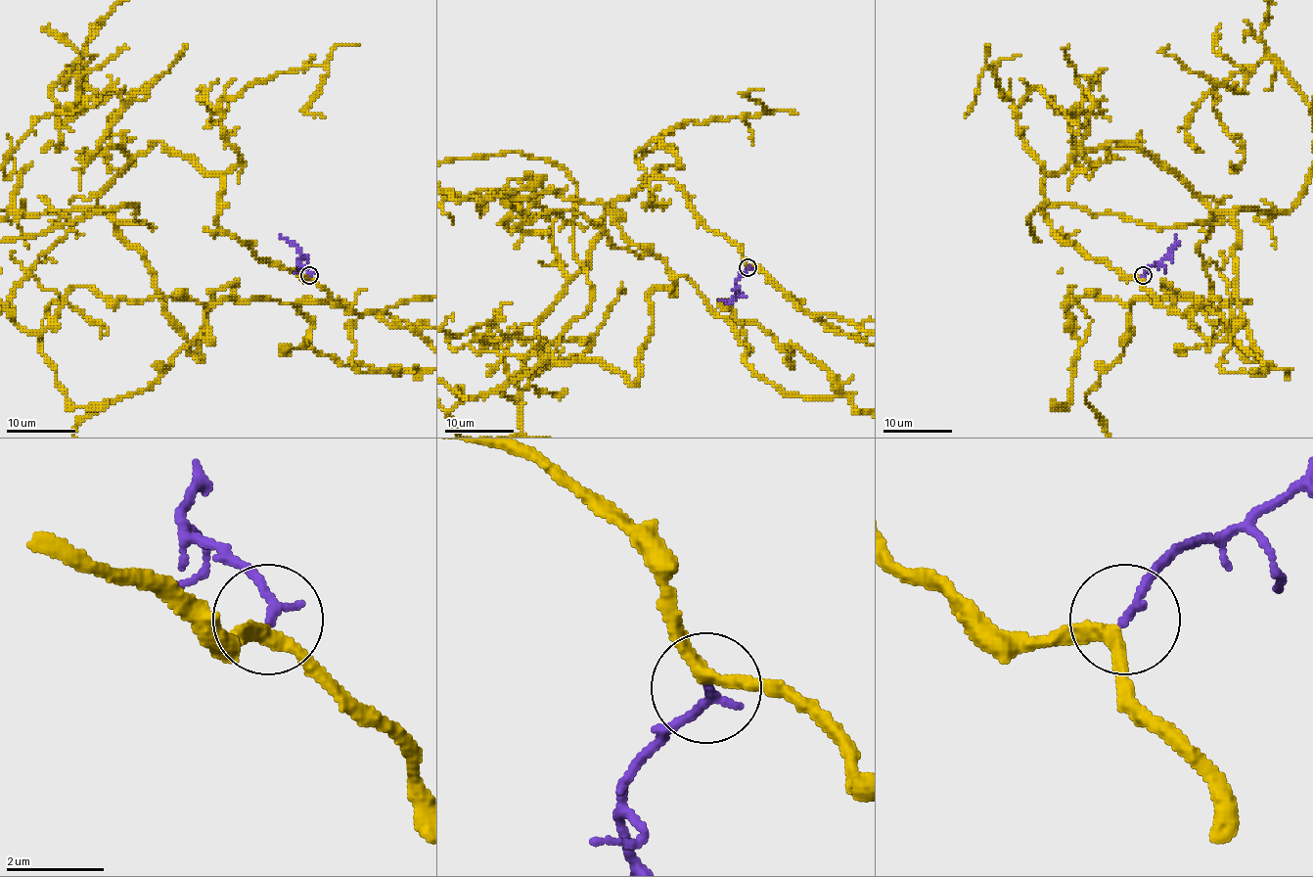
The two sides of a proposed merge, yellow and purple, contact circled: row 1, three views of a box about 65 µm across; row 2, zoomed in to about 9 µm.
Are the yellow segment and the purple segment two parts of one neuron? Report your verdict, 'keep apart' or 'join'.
join

